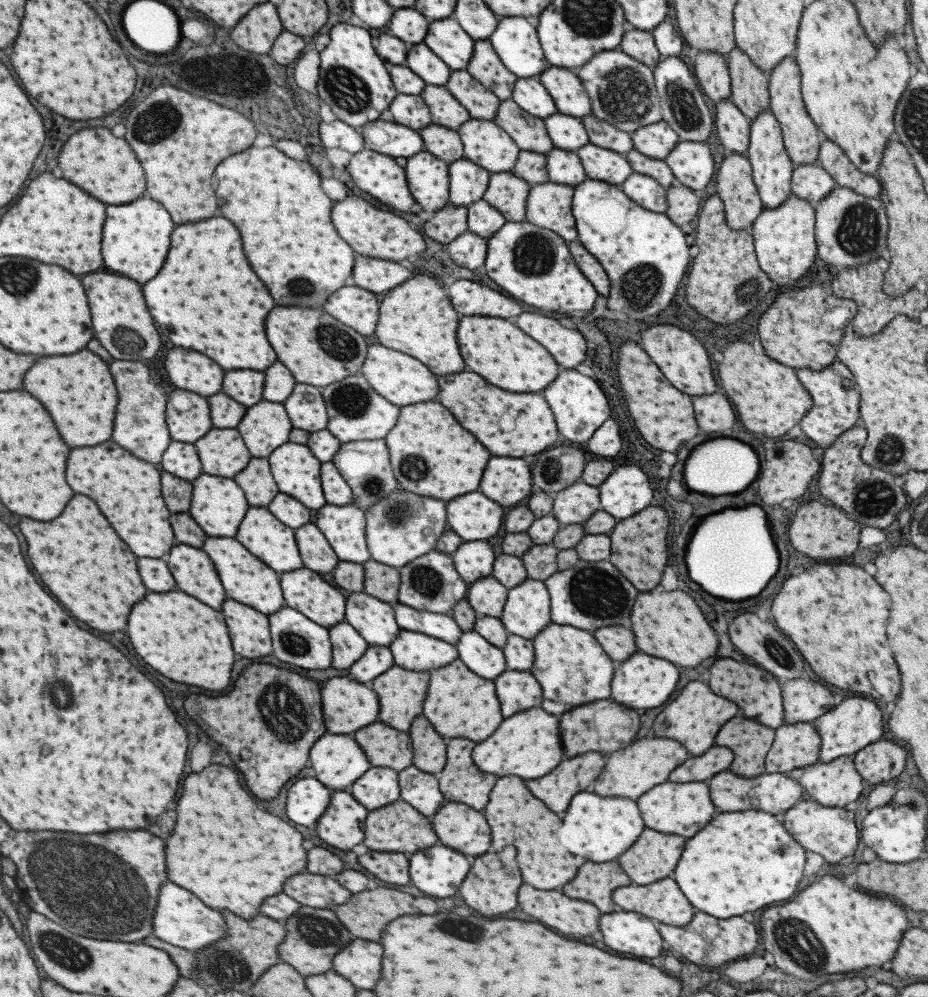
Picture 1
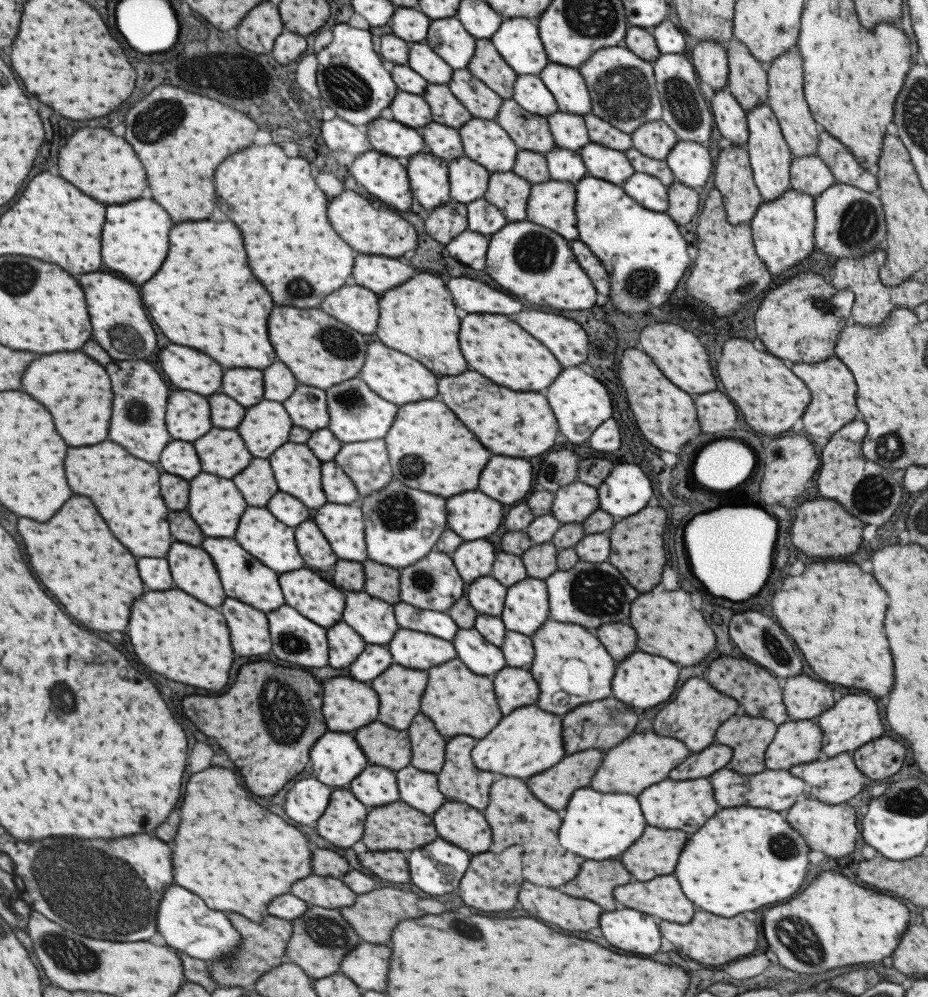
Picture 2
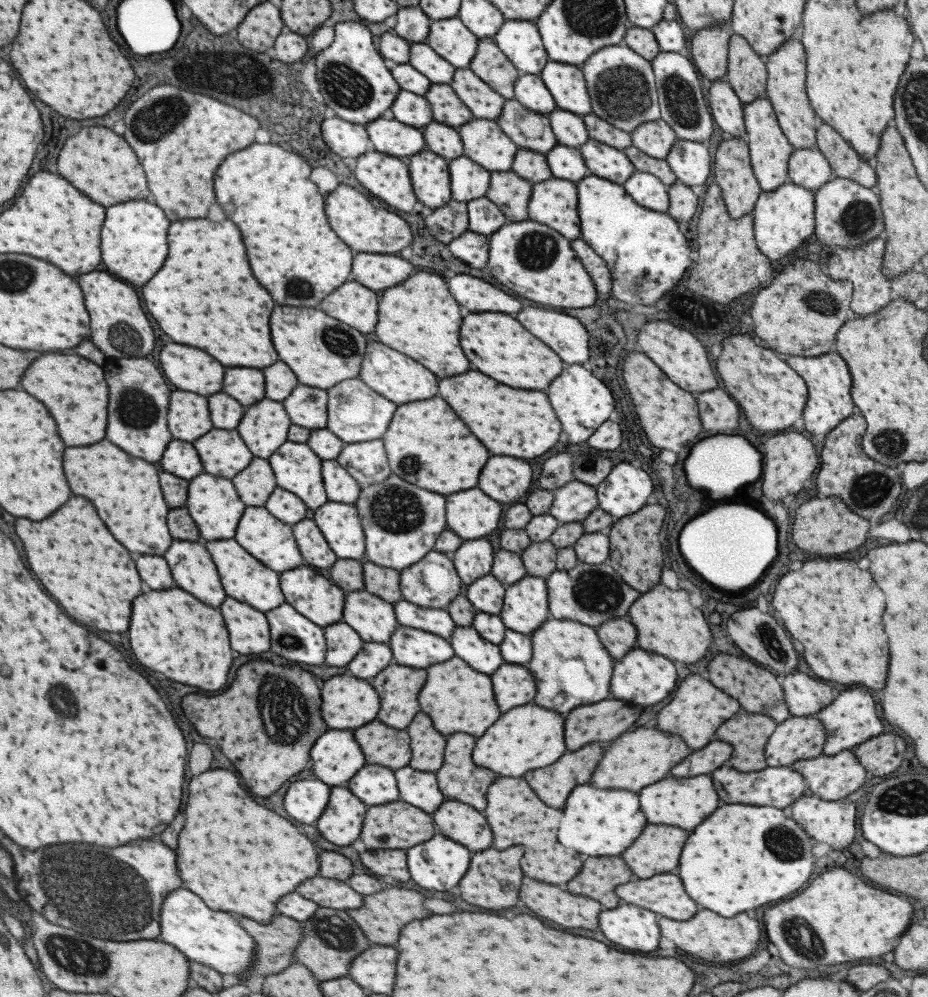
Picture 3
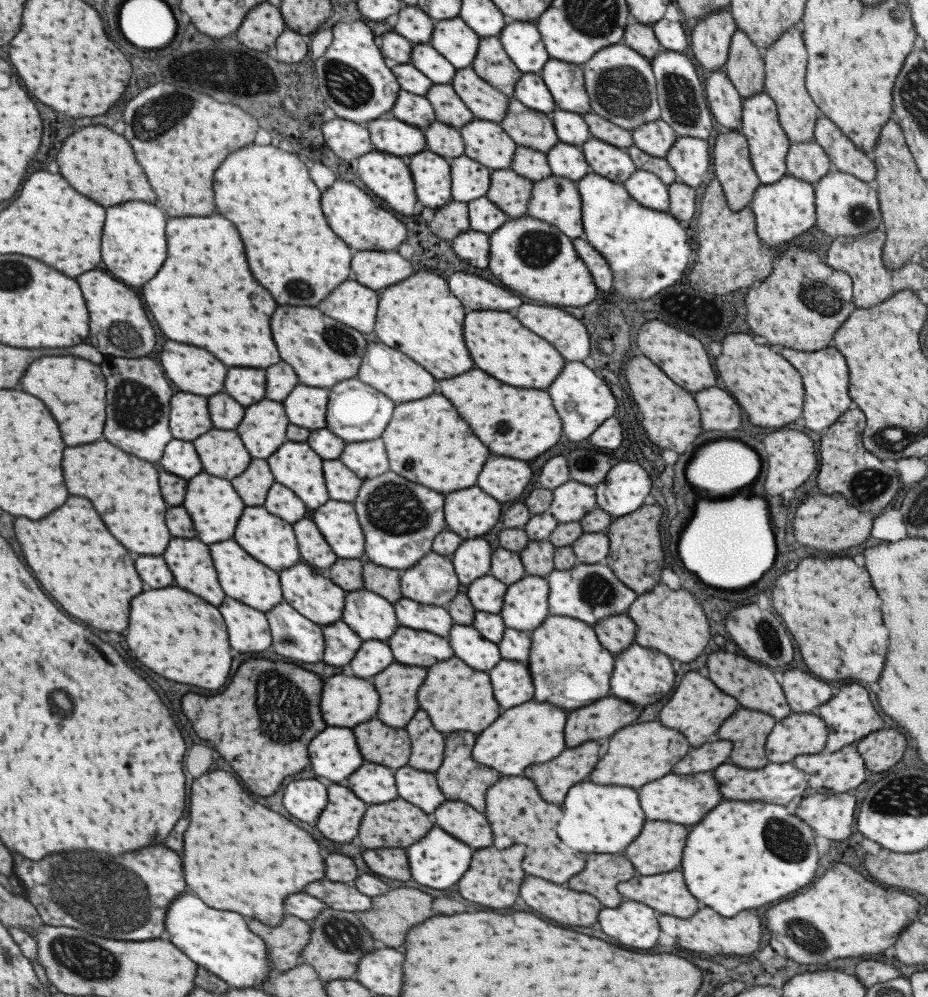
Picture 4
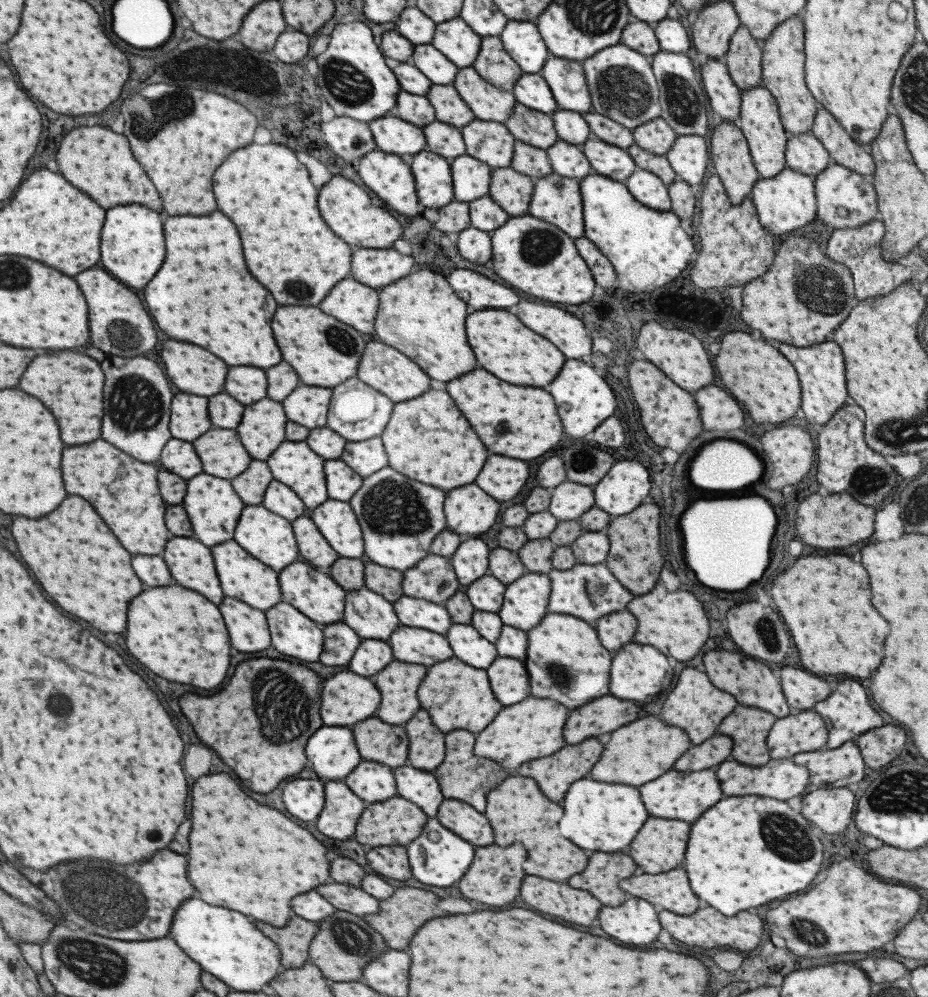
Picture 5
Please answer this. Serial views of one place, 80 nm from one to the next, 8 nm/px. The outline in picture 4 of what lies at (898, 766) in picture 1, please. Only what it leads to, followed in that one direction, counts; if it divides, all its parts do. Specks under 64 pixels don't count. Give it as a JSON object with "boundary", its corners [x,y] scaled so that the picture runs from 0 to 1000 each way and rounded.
{"boundary":[[[944,732],[920,745],[931,769],[948,775],[967,766],[975,752],[975,740],[964,732]]]}

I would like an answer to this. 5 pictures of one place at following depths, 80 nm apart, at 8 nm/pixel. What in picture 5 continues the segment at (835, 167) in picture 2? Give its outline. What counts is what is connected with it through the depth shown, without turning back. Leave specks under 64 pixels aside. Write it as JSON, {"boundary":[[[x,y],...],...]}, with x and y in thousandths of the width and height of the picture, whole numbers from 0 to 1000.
{"boundary":[[[883,104],[879,105],[873,133],[887,145],[897,163],[933,179],[942,173],[942,162],[935,150],[915,138],[907,126]]]}

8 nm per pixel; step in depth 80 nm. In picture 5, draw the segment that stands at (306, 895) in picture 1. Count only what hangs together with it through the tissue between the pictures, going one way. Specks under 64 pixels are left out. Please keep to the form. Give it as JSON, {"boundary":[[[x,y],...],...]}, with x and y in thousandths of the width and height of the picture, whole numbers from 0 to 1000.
{"boundary":[[[346,887],[337,891],[363,914],[375,915],[386,920],[404,917],[408,913],[408,905],[399,897],[389,895],[387,891],[372,887]]]}

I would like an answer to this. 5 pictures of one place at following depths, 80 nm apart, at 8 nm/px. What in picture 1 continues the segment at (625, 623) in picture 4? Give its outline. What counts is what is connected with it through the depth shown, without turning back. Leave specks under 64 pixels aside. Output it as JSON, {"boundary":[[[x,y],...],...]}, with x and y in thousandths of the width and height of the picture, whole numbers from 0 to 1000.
{"boundary":[[[652,628],[639,634],[641,642],[645,644],[645,648],[652,652],[652,656],[658,662],[673,662],[676,658],[680,658],[684,654],[682,648],[682,636],[680,632],[671,630],[671,628]]]}

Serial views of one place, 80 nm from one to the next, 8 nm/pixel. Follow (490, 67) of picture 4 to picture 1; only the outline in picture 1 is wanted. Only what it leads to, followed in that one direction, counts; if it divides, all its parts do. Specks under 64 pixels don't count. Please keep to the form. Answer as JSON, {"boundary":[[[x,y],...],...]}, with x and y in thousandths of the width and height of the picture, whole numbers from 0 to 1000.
{"boundary":[[[511,41],[508,58],[501,70],[539,100],[551,98],[556,76],[546,70],[533,54],[529,43]]]}

